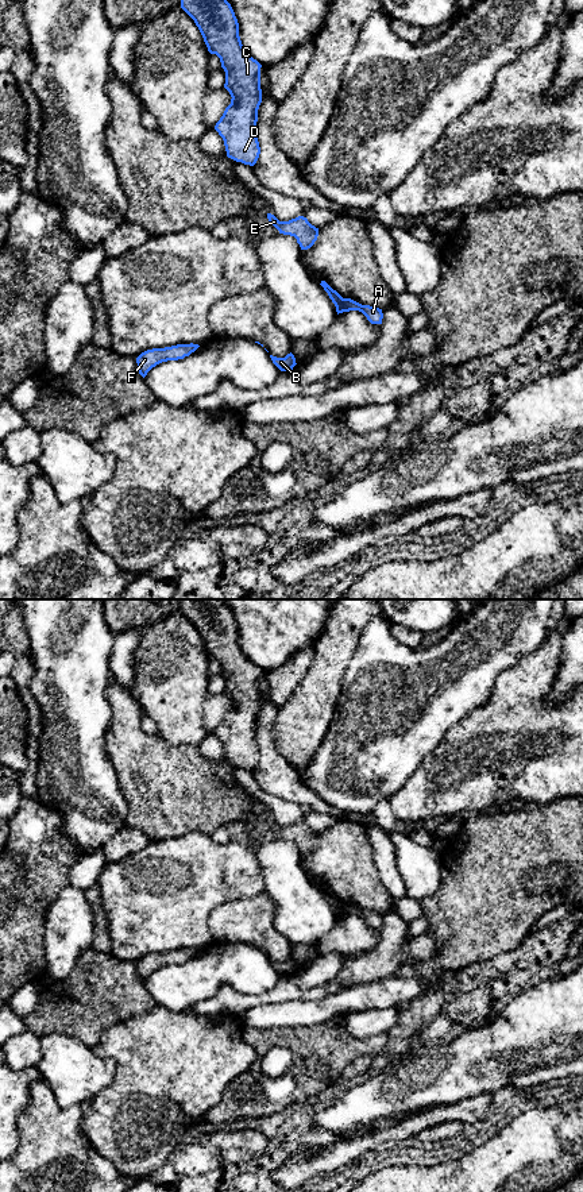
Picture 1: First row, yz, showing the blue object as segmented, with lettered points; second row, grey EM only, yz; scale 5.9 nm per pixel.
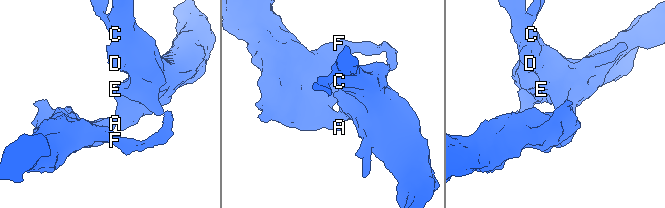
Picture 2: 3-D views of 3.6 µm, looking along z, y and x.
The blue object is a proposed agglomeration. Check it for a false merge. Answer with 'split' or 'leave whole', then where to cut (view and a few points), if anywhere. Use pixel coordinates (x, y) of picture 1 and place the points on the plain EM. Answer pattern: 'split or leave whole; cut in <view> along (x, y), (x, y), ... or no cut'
split; cut in yz along (344, 903), (336, 911)

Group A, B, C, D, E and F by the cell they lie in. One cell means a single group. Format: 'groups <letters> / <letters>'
groups A B F / C D E

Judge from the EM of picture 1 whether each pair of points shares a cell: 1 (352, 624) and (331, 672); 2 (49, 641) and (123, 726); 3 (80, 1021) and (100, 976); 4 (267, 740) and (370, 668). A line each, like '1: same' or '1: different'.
1: same
2: different
3: same
4: different

